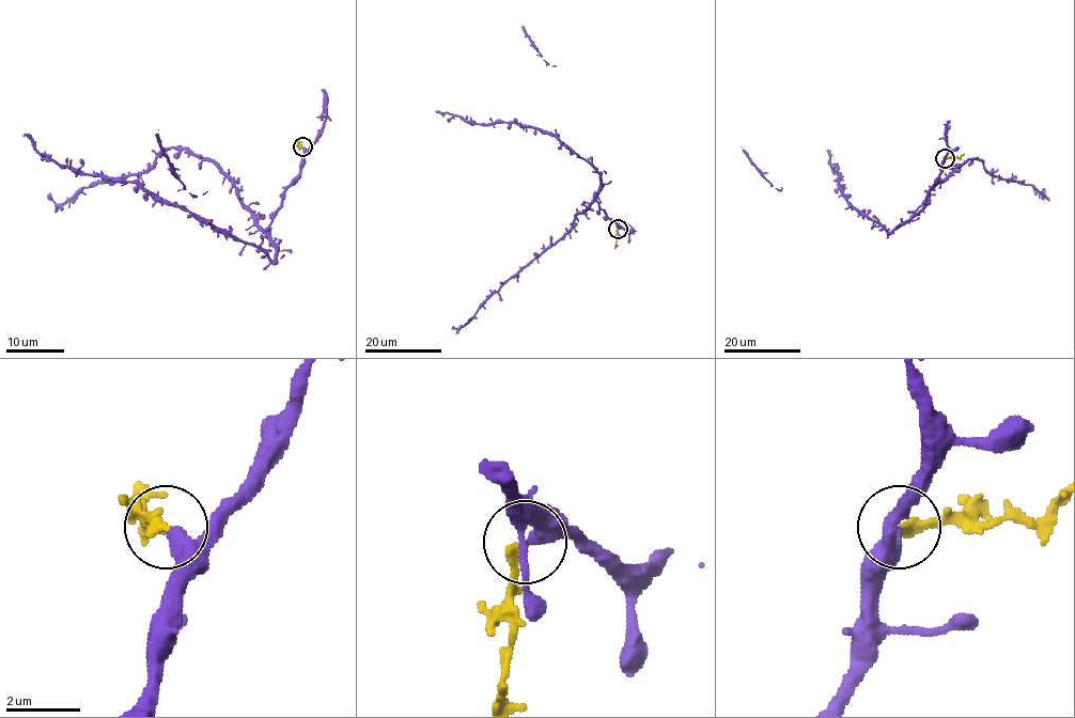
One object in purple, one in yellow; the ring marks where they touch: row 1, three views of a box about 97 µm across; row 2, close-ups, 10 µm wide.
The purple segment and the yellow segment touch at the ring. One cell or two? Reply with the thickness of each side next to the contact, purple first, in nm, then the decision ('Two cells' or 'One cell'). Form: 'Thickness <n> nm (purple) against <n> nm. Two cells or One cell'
Thickness 480 nm (purple) against 240 nm. Two cells

